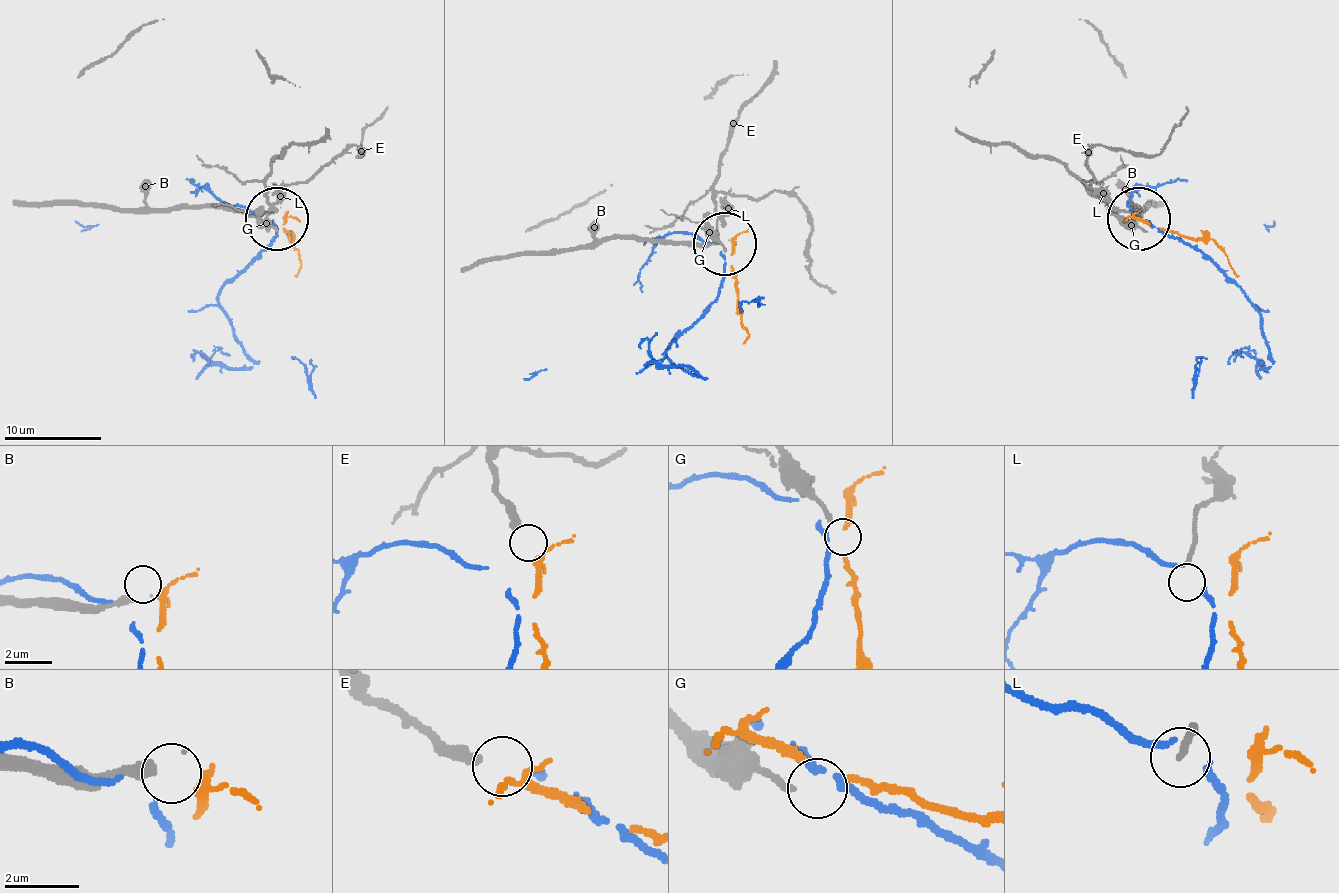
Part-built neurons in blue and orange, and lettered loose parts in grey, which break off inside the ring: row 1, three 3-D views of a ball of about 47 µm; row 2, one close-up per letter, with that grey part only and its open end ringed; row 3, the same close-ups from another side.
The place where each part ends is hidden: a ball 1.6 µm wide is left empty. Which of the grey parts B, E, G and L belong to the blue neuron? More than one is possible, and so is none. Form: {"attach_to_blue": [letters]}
{"attach_to_blue": []}

